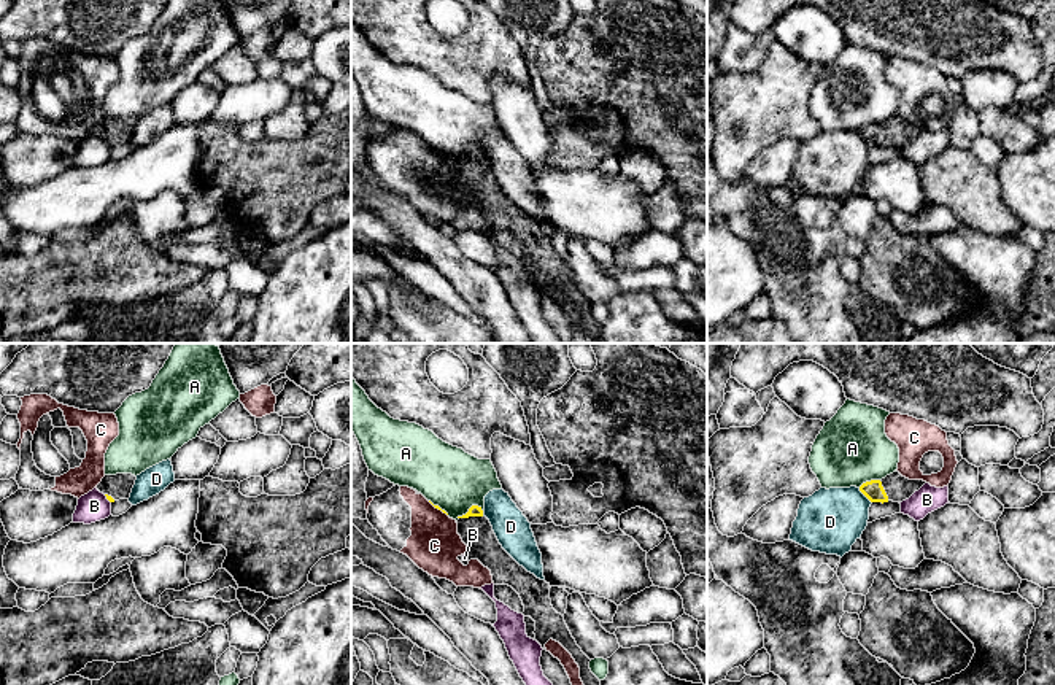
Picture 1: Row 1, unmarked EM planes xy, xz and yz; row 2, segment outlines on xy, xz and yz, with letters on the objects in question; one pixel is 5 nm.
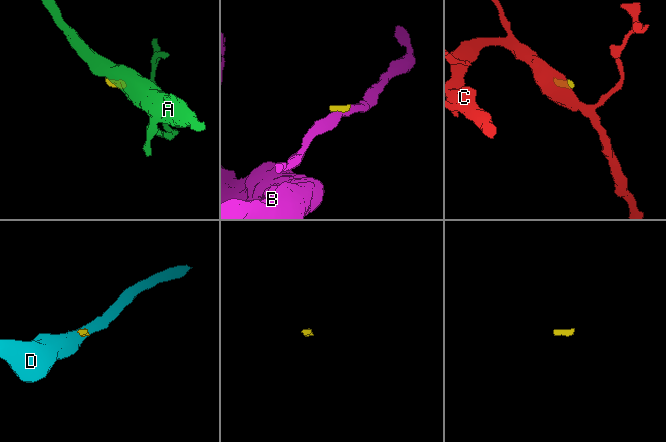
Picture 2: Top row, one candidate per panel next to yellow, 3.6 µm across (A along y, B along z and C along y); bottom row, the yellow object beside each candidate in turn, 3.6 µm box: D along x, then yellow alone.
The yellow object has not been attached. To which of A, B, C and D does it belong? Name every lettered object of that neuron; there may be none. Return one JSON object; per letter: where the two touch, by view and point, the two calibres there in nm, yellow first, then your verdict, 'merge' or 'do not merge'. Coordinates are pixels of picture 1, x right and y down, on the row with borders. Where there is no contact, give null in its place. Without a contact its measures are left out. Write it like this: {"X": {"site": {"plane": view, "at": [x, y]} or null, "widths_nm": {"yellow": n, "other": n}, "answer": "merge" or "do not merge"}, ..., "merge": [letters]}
{"A": {"site": {"plane": "xz", "at": [469, 509]}, "widths_nm": {"yellow": 60, "other": 300}, "answer": "do not merge"}, "B": {"site": {"plane": "xy", "at": [107, 498]}, "widths_nm": {"yellow": 20, "other": 150}, "answer": "do not merge"}, "C": {"site": {"plane": "xz", "at": [437, 507]}, "widths_nm": {"yellow": 20, "other": 260}, "answer": "do not merge"}, "D": {"site": {"plane": "yz", "at": [865, 495]}, "widths_nm": {"yellow": 100, "other": 320}, "answer": "do not merge"}, "merge": []}

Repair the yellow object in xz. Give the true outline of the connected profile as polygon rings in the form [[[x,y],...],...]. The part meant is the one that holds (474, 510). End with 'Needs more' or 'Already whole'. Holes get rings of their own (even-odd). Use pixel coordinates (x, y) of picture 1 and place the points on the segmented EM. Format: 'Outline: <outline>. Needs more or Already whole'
Outline: [[[472,505],[458,518],[458,534],[470,550],[469,561],[478,559],[491,571],[494,585],[508,585],[520,594],[524,606],[523,615],[535,621],[534,634],[542,648],[547,650],[545,644],[550,639],[559,642],[578,664],[583,685],[601,685],[589,669],[591,660],[577,645],[564,617],[553,609],[550,583],[528,572],[502,548],[481,507]]]. Needs more

